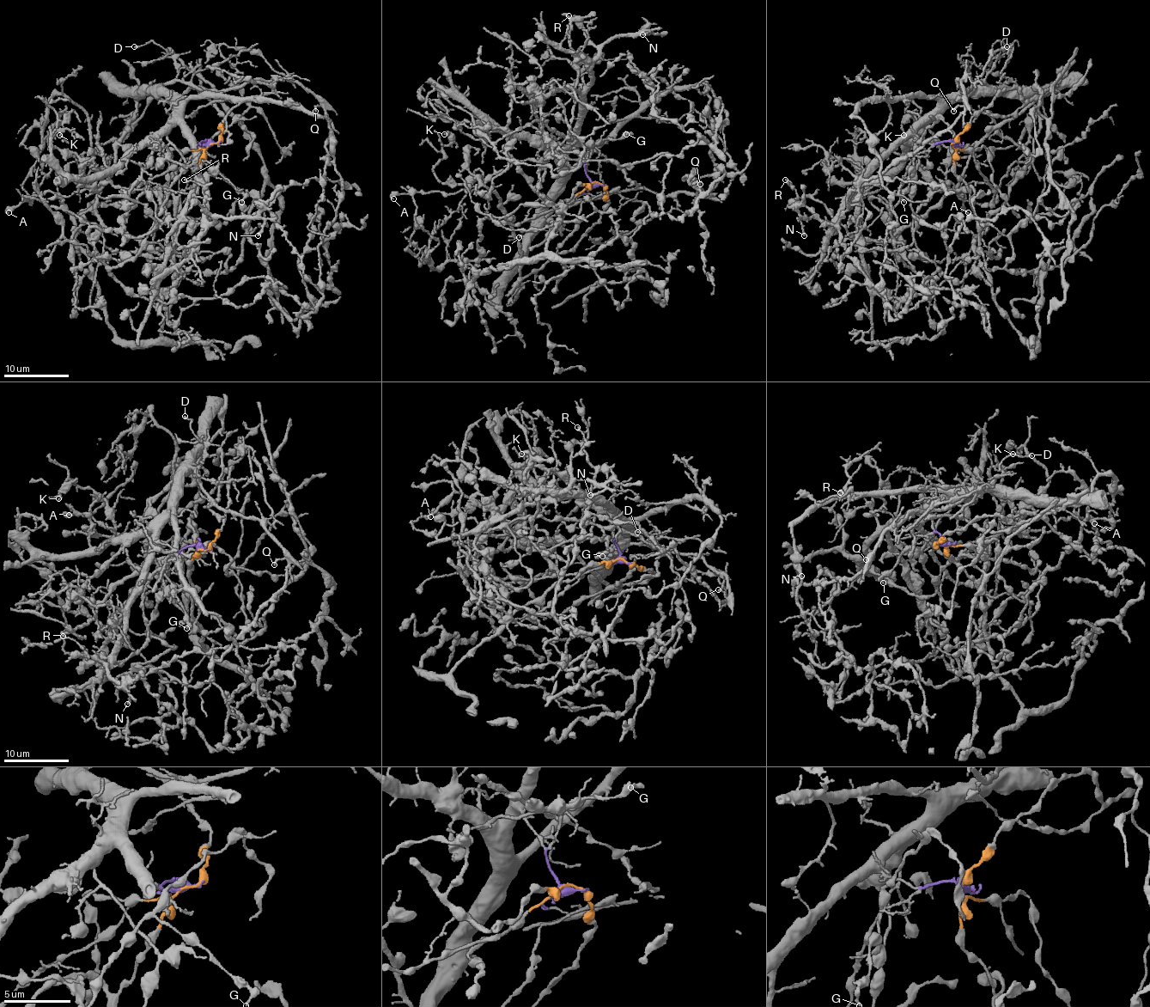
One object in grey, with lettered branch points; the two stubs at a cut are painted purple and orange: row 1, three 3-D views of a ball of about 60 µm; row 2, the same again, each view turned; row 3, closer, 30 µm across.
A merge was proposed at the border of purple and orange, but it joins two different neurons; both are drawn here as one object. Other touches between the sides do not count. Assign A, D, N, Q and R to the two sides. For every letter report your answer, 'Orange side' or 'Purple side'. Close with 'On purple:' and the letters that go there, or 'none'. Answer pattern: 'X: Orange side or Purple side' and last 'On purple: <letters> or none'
A: Orange side
D: Purple side
N: Purple side
Q: Purple side
R: Purple side
On purple: D, N, Q, R

